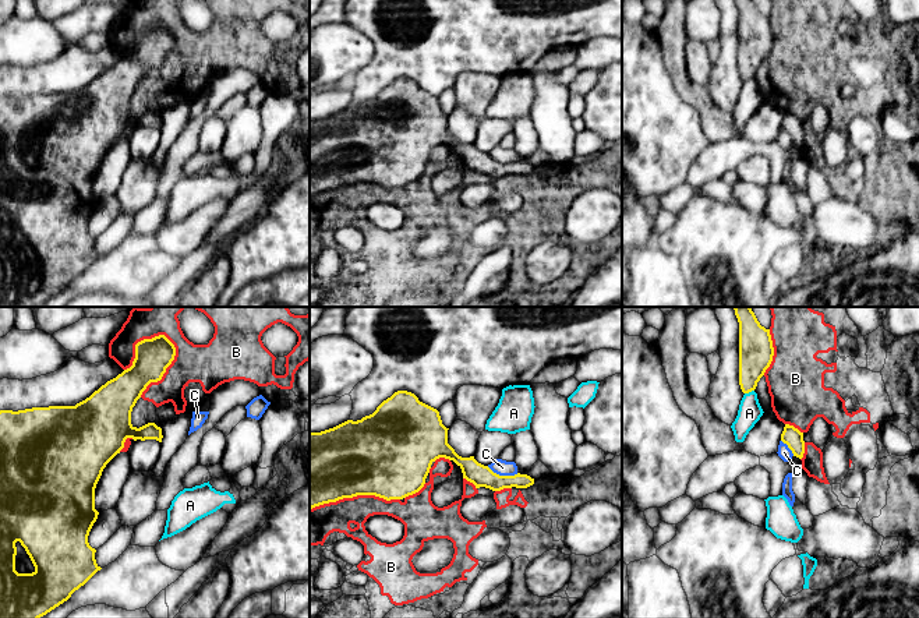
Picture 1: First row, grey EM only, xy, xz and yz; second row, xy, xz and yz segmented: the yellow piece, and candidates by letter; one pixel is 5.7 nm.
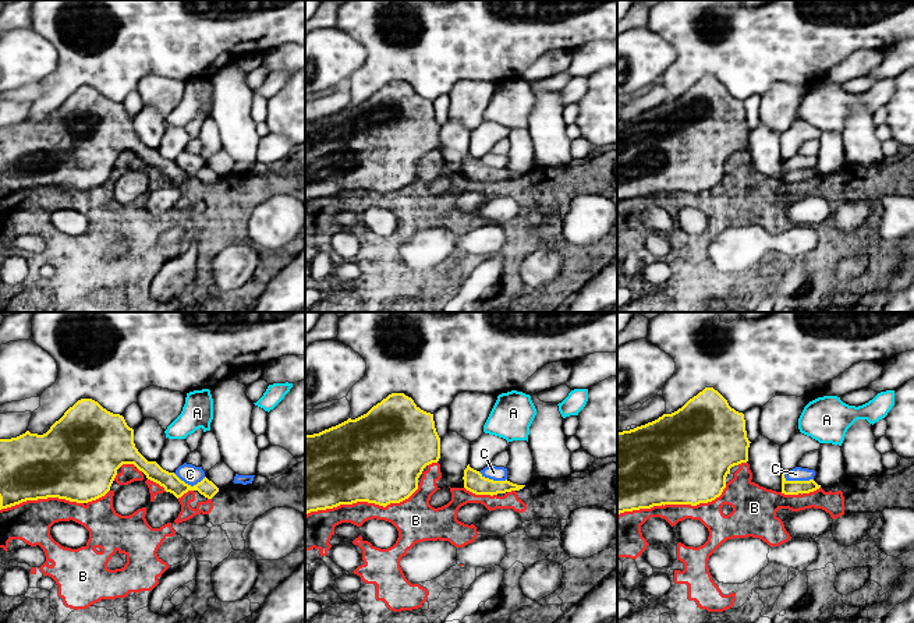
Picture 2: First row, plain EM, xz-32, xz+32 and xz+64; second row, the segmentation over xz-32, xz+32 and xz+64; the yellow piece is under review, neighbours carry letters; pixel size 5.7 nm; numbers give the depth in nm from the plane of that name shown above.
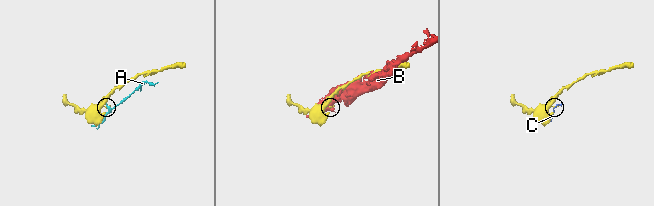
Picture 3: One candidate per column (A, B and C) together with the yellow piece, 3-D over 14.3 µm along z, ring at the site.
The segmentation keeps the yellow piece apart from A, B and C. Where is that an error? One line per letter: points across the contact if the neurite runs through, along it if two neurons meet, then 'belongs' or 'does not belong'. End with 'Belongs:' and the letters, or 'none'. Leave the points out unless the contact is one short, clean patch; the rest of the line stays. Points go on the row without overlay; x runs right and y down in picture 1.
A: border along yz (753, 77), (745, 81); does not belong
B: does not belong
C: border along xz (487, 154), (499, 162), (518, 161); does not belong
Belongs: none

